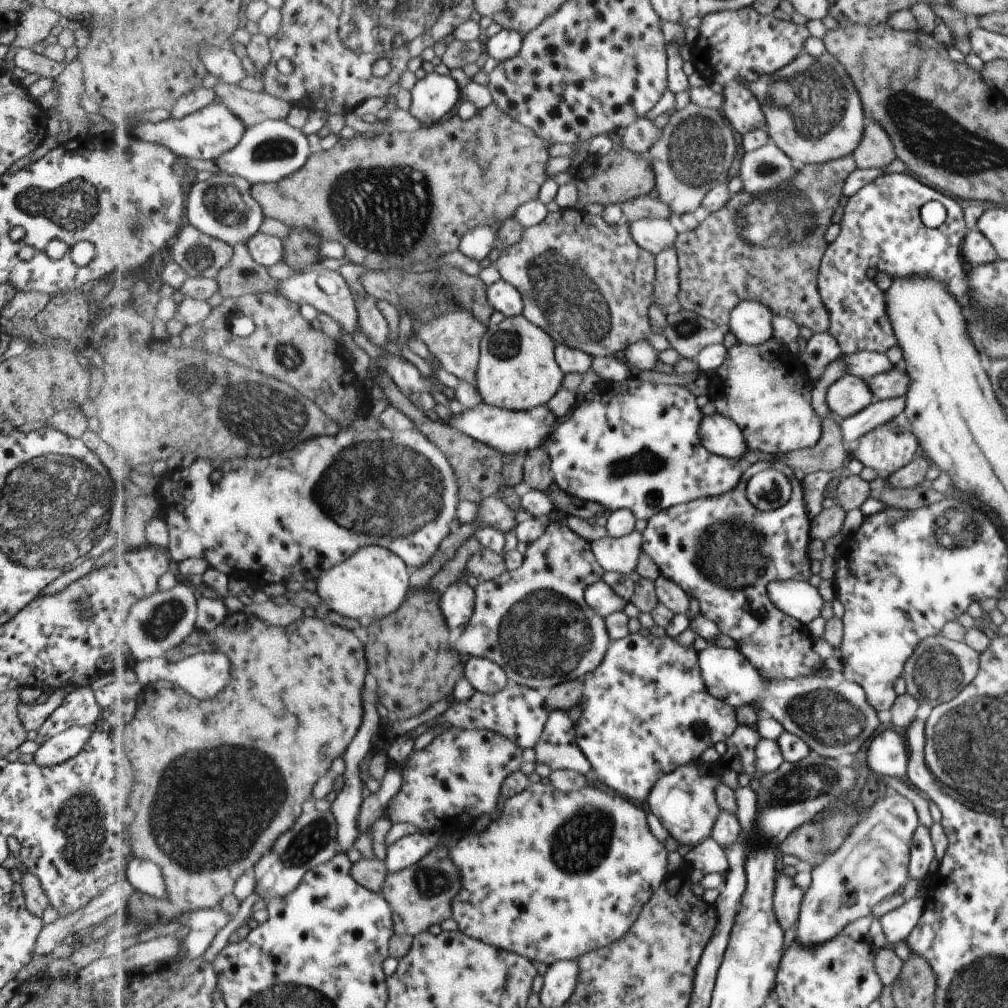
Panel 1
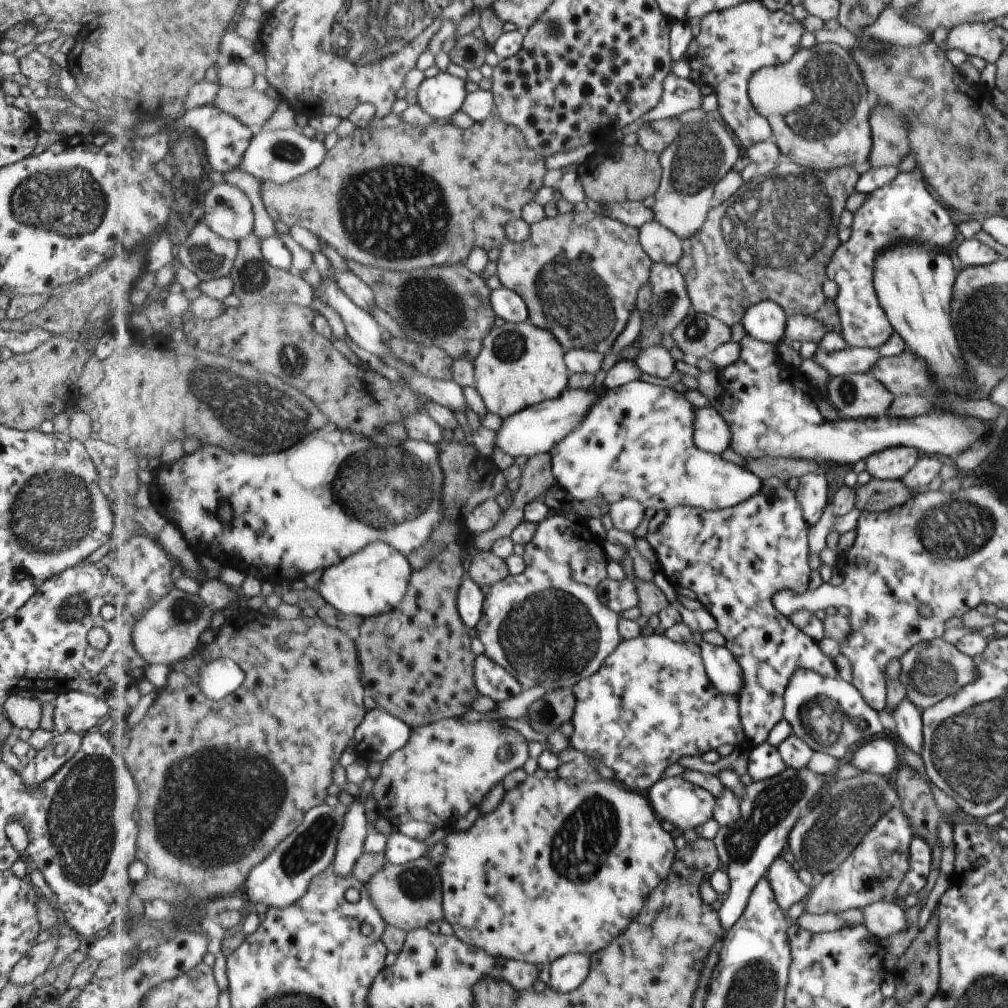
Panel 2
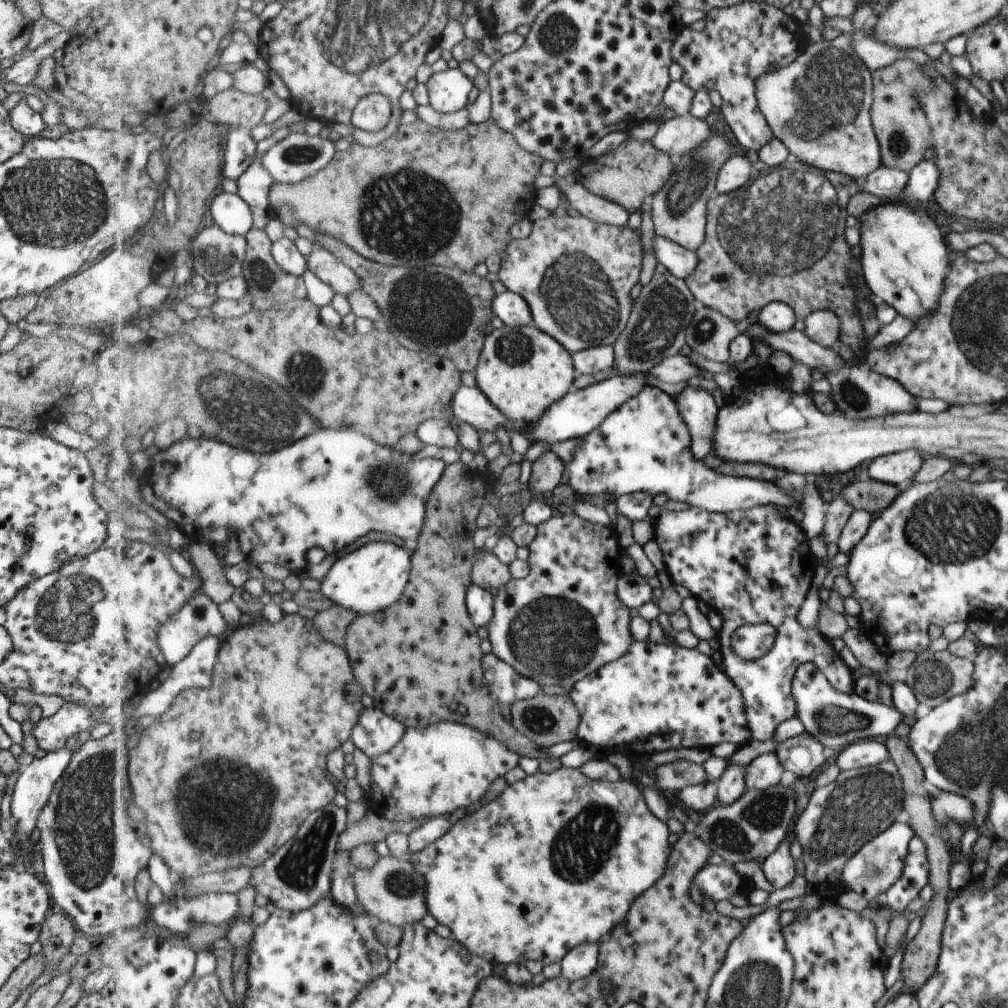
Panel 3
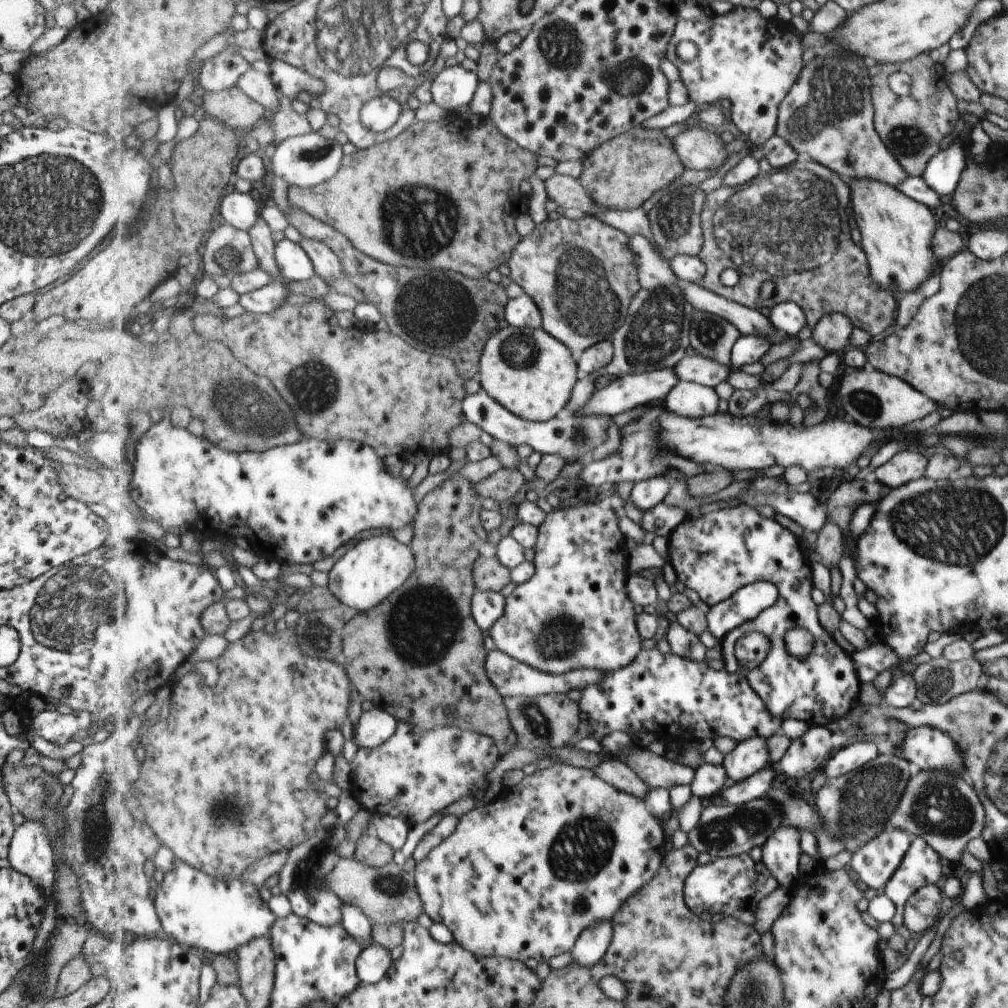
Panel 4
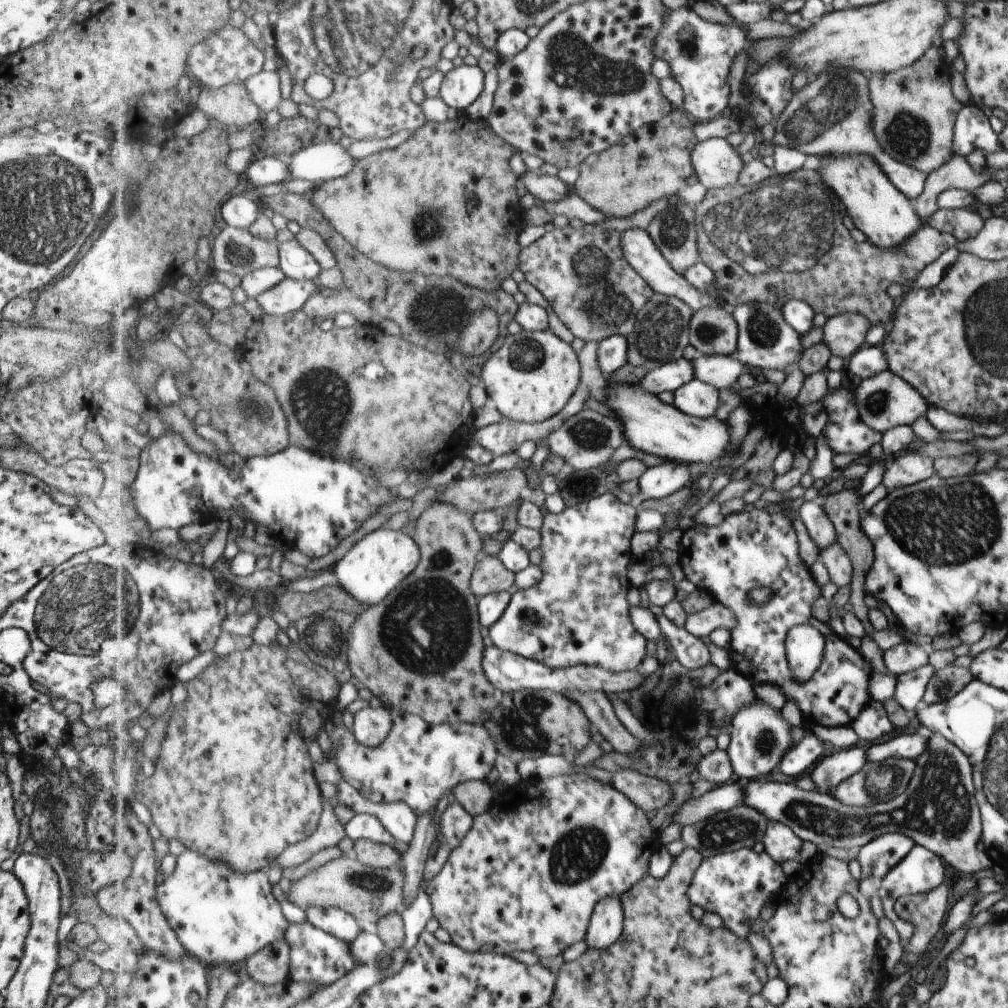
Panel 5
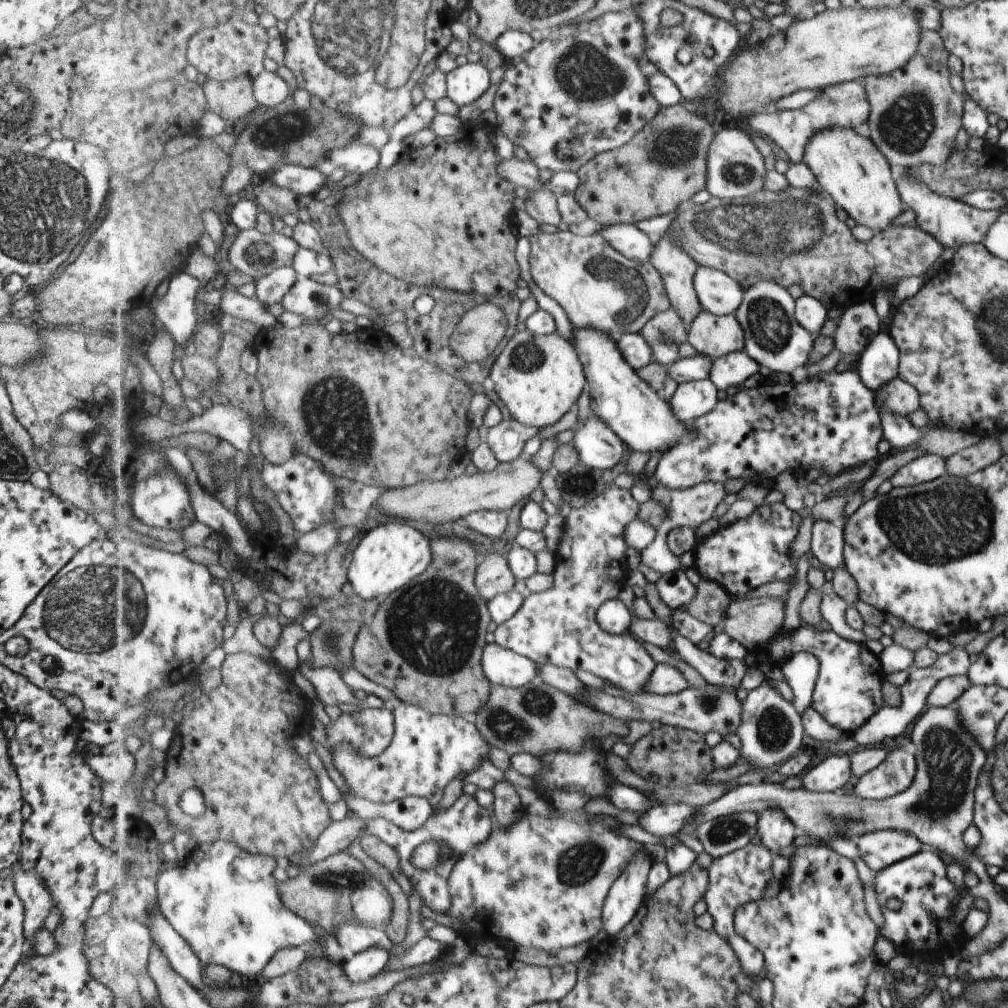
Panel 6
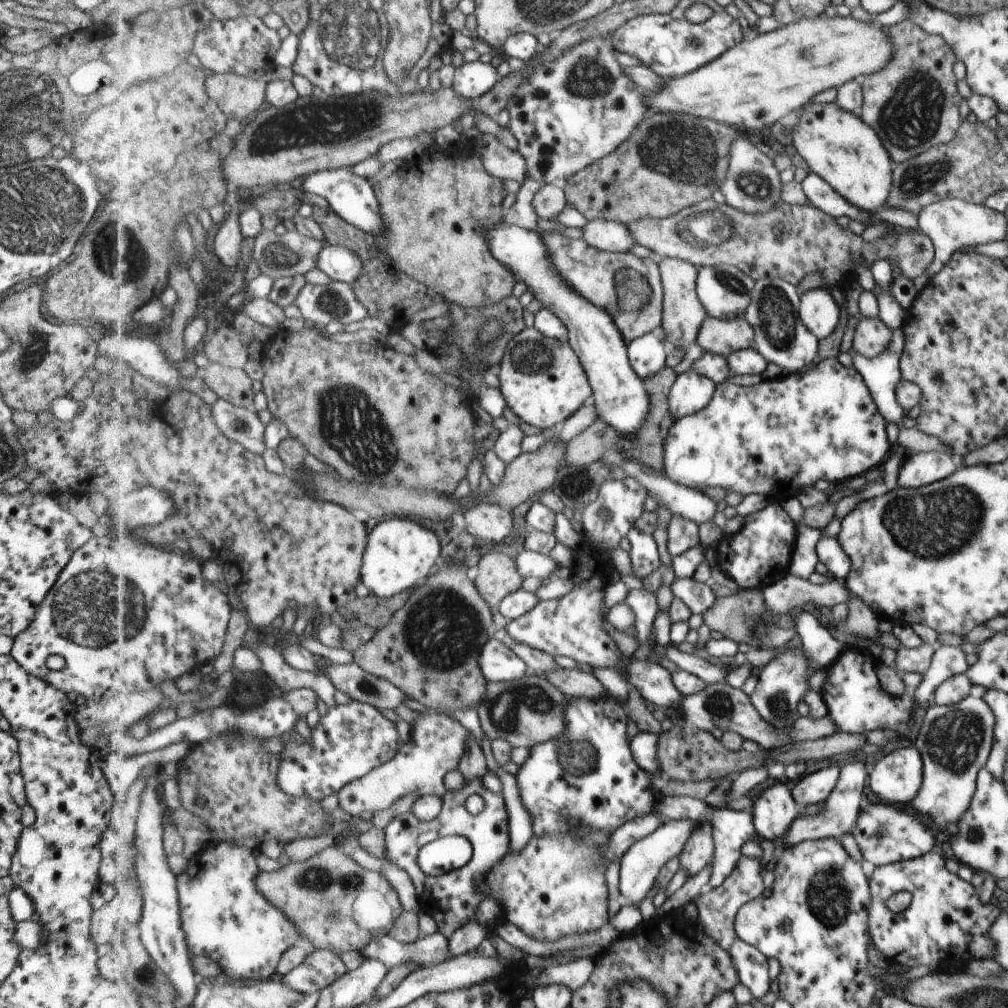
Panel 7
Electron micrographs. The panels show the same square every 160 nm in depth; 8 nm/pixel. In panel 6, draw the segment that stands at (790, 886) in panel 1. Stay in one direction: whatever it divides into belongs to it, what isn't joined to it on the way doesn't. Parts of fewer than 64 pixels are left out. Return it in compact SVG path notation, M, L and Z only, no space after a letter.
M765 810L759 816L758 836L762 845L775 856L781 848L793 844L798 832L783 812Z

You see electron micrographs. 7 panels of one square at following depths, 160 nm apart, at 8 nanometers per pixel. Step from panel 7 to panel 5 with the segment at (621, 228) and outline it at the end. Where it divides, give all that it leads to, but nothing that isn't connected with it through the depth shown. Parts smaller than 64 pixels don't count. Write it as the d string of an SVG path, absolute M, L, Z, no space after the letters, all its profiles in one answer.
M636 227L623 232L622 249L629 264L643 276L651 285L651 288L655 289L656 293L681 299L693 308L695 312L711 305L725 307L725 305L721 305L715 297L712 297L709 293L703 292L701 289L695 288L695 285L692 285L685 276L680 275L665 258L661 250L659 250L659 247L655 244L655 241L651 238L647 229L641 230Z

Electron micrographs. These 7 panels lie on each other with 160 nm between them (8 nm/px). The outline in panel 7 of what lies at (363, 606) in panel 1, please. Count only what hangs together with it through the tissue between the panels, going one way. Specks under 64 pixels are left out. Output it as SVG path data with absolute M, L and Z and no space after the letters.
M394 517L377 523L369 532L369 542L361 564L361 583L371 594L392 597L423 584L440 565L441 542L433 530L411 518Z

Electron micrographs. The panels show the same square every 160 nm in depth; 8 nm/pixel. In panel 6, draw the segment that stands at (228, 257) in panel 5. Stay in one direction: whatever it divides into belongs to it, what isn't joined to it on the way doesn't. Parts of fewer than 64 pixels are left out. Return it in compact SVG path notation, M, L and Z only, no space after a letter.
M257 229L240 230L229 248L228 257L230 264L235 269L257 280L267 276L273 270L291 267L299 248L302 247L292 237L289 238L285 234L277 234L277 232L274 232L274 234L263 234Z

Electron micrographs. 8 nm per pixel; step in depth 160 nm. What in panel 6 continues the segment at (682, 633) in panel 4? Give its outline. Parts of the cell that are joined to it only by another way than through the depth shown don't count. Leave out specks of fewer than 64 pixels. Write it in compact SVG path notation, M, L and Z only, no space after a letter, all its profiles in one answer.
M678 632L674 635L675 650L680 658L693 666L710 684L729 686L738 689L743 682L743 676L747 672L748 666L743 660L731 660L730 662L711 652L701 650L689 638L682 636Z

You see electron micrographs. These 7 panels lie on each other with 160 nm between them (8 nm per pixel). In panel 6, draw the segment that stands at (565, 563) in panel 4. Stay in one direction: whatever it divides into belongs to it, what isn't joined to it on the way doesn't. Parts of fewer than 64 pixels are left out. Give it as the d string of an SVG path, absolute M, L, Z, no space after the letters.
M610 487L607 491L585 504L582 508L572 508L569 516L564 519L558 547L553 554L556 560L553 575L553 588L545 592L528 592L523 607L494 632L495 643L503 648L513 650L528 657L539 666L553 664L559 668L588 671L602 680L612 683L619 689L630 692L645 693L645 686L651 680L657 664L651 654L643 648L643 641L631 632L625 634L609 634L599 624L597 614L599 608L609 600L617 600L627 584L631 569L627 561L626 528L638 519L641 513L639 502L633 498L631 490Z

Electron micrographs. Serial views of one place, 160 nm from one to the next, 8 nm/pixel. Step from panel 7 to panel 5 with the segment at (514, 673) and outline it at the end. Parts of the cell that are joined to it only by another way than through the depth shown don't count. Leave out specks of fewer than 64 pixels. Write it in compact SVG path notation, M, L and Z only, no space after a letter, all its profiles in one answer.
M494 644L486 648L482 663L487 678L496 686L499 694L541 689L563 694L569 691L585 692L586 690L594 690L603 691L607 694L613 692L613 694L619 695L621 692L627 692L627 690L637 690L639 686L645 684L646 677L637 671L616 673L601 667L590 667L587 665L566 669L552 669L538 660L530 659L511 651L504 651Z

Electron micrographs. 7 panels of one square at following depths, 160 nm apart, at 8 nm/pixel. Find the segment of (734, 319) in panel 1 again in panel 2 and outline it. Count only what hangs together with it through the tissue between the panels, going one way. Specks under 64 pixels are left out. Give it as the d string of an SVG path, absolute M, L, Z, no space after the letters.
M764 301L747 310L741 324L747 335L777 345L782 341L785 318L777 302Z

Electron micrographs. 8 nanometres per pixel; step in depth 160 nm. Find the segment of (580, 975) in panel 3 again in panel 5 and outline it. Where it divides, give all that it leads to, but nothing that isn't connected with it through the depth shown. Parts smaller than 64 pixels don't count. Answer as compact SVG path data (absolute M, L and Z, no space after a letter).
M621 895L601 899L595 907L587 931L588 948L606 949L613 946L624 933L625 909Z

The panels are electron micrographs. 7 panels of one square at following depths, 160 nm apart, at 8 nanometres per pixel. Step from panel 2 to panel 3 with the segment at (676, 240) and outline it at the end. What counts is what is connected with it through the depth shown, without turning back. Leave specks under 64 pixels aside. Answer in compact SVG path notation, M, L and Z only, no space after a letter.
M656 234L652 242L653 256L657 263L663 264L677 278L685 279L697 270L697 251L688 250L675 240Z

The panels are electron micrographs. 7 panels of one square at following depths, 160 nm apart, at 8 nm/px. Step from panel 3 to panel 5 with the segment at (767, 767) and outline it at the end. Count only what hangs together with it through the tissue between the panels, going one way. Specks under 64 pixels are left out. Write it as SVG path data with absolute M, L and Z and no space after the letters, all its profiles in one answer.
M723 784L699 798L688 799L673 814L673 822L682 827L694 825L711 818L721 811L744 805L744 787L739 784Z

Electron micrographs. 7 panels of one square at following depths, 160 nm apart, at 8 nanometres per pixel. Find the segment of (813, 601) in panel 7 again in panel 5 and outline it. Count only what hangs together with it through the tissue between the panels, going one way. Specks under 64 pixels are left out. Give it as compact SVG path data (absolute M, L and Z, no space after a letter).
M716 603L697 614L688 616L686 629L705 638L717 629L724 628L733 632L738 627L738 618L734 610L721 603Z

